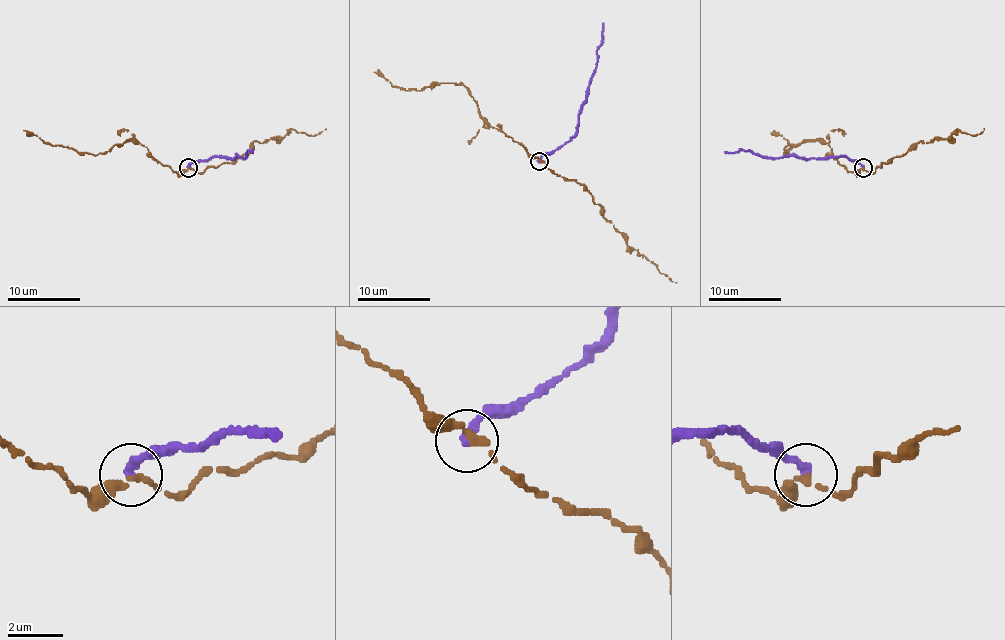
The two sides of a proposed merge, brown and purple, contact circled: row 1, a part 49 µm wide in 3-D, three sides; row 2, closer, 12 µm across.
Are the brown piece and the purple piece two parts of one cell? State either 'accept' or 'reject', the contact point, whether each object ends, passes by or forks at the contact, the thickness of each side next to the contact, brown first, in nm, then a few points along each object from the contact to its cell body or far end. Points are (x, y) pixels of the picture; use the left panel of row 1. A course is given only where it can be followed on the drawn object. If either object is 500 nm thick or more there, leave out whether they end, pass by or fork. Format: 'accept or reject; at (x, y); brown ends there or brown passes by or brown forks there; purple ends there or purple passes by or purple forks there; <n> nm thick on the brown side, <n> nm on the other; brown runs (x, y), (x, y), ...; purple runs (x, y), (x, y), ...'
reject; at (188, 168); brown passes by; purple ends there; 240 nm thick on the brown side, 400 nm on the other; brown runs (189, 169), (172, 171), (132, 140), (105, 153), (88, 154), (50, 145), (23, 131); purple runs (189, 167), (192, 162), (207, 162), (214, 156), (243, 158), (252, 151)

